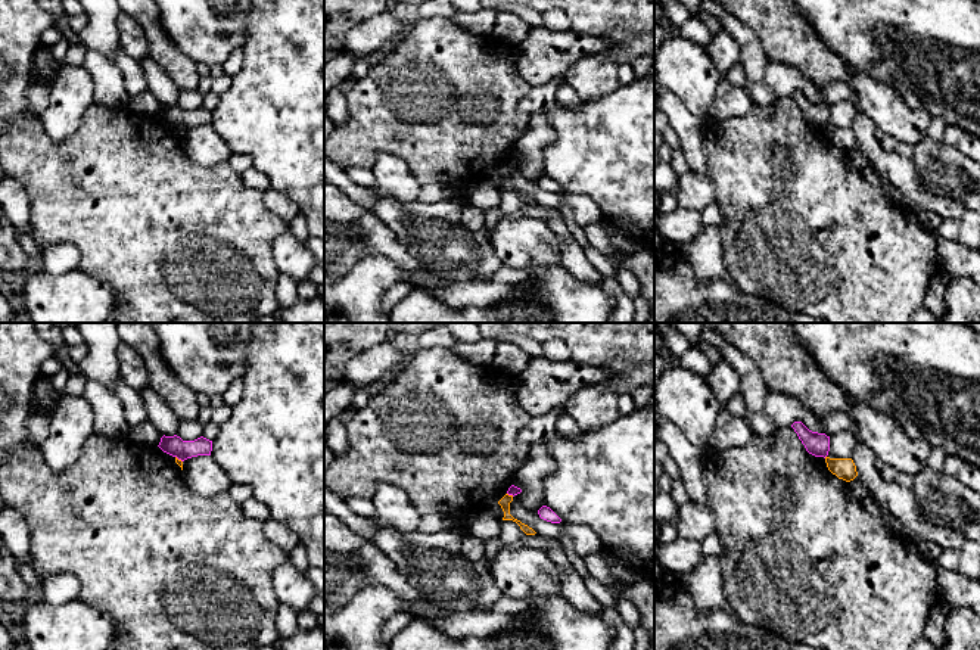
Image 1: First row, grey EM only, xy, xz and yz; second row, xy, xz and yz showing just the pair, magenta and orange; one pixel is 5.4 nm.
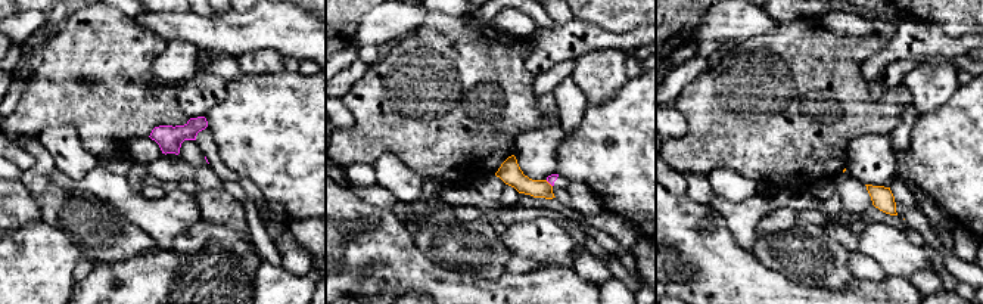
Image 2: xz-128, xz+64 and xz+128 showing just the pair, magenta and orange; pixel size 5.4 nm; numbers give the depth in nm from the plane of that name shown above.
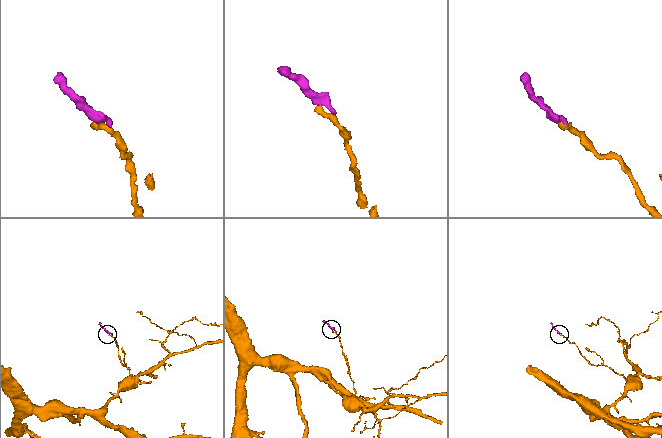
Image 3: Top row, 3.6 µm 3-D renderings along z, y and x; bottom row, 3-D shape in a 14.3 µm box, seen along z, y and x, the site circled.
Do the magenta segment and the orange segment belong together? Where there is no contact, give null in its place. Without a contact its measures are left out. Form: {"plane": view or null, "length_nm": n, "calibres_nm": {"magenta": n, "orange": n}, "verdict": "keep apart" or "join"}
{"plane": "xy", "length_nm": 50, "calibres_nm": {"magenta": 110, "orange": 30}, "verdict": "keep apart"}

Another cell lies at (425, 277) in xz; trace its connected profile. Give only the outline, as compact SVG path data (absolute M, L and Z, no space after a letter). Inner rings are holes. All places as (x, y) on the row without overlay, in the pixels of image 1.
M424 268L413 273L411 277L419 284L423 284L423 286L442 284L445 282L455 280L455 279L449 277L449 276L439 276L439 274L435 274L435 273L429 271L429 270L424 270Z

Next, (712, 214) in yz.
M712 202L703 212L701 220L704 224L719 226L722 223L722 212L716 202Z

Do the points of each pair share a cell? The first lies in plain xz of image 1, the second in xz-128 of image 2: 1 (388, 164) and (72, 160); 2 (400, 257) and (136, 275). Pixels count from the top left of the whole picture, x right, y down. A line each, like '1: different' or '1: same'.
1: same
2: different

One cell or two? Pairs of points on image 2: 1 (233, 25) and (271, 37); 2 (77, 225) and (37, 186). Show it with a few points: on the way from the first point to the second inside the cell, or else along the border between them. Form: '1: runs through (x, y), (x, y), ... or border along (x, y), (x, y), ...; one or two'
1: runs through (242, 31), (263, 31); one
2: runs through (67, 214), (47, 195); one

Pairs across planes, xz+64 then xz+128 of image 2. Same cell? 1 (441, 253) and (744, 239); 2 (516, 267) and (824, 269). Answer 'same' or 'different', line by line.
1: different
2: different

